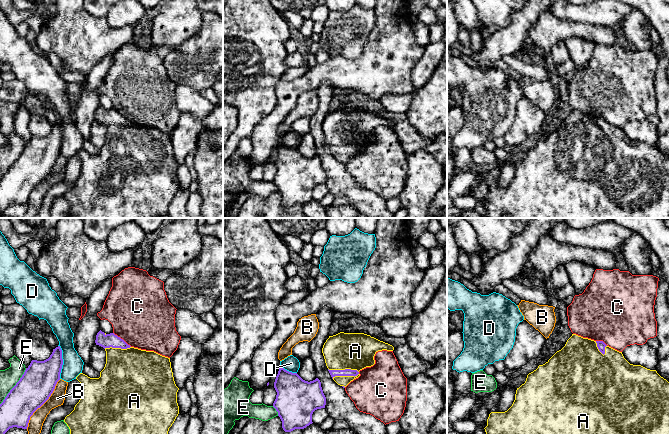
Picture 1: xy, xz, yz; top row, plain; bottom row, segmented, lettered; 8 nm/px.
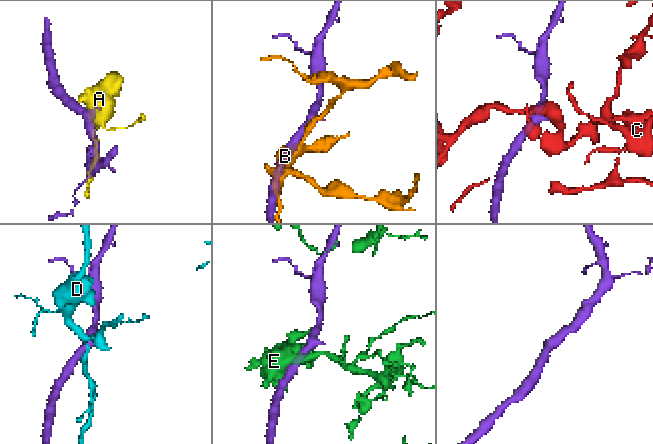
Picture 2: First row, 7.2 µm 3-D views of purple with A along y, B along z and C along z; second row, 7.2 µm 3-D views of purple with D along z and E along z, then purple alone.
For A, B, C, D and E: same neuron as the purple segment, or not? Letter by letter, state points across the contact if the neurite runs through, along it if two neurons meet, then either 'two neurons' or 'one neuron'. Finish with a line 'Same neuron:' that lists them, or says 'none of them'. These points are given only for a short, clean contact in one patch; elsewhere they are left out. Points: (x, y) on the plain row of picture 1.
A: runs through xz (347, 148), (345, 145), (345, 137), (355, 127); one neuron
B: two neurons
C: two neurons
D: two neurons
E: two neurons
Same neuron: A

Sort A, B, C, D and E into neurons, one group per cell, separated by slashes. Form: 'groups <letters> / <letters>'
groups A / B / C / D / E

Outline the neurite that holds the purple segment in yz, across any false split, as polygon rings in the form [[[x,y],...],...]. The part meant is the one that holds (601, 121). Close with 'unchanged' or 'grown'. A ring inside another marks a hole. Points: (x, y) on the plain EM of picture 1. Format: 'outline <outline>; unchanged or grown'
outline [[[572,110],[561,126],[557,127],[545,140],[539,141],[536,146],[527,151],[525,159],[517,164],[515,176],[507,187],[491,188],[489,190],[487,202],[484,205],[486,208],[485,218],[669,218],[669,158],[661,153],[656,146],[650,146],[641,141],[630,140],[624,134],[622,128],[607,122],[603,117],[594,117],[588,114],[583,114],[576,110]]]; grown

